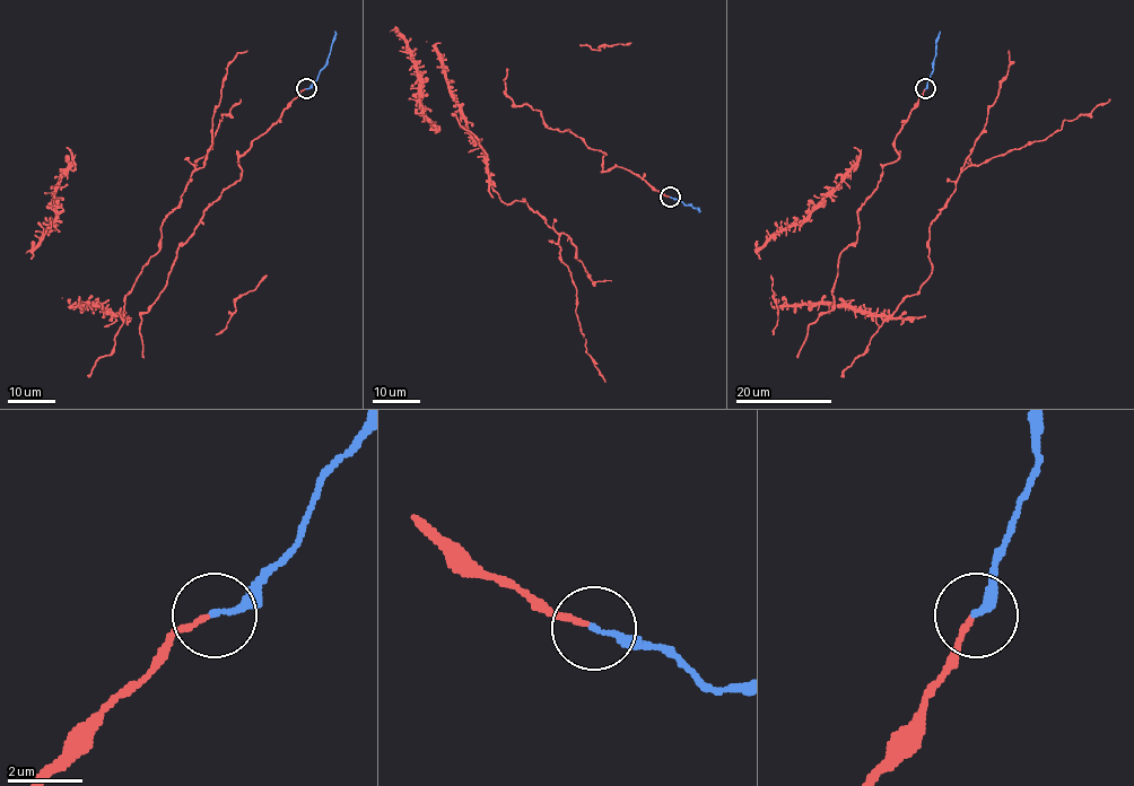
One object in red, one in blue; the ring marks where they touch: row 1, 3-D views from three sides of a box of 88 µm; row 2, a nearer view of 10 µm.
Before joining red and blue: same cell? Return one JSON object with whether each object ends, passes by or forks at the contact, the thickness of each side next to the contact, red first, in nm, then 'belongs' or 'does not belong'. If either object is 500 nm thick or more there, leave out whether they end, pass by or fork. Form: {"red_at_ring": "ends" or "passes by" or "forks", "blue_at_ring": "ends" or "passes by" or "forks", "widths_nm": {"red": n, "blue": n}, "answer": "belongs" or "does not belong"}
{"red_at_ring": "ends", "blue_at_ring": "ends", "widths_nm": {"red": 140, "blue": 170}, "answer": "does not belong"}

